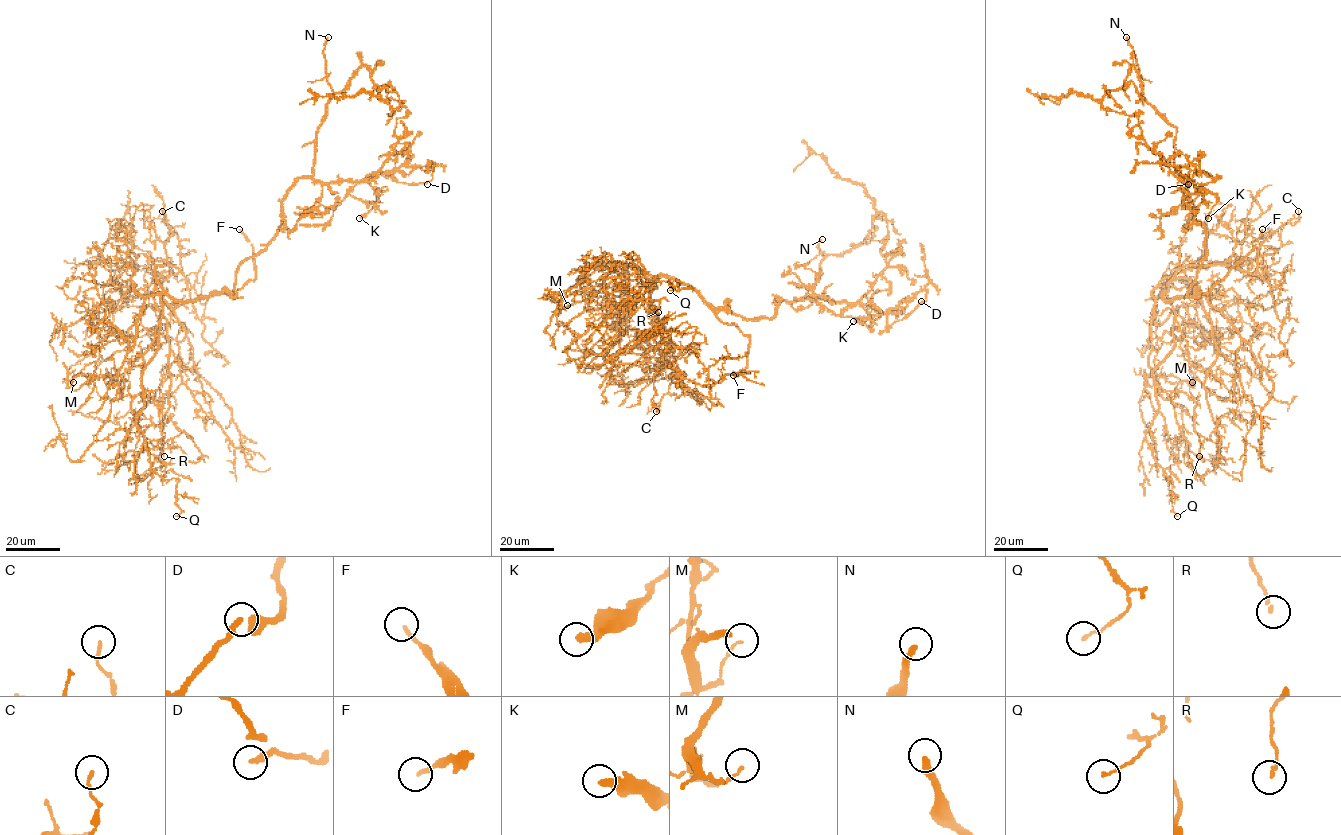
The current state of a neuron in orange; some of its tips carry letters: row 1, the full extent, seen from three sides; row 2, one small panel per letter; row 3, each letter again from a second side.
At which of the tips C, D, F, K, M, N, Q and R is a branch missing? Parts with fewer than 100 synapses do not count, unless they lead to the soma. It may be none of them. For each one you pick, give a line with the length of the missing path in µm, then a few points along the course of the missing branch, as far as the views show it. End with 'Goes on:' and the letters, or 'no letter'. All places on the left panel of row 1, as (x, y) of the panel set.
F: missing 40 µm; course (239, 229), (216, 193), (216, 187), (223, 180), (222, 163), (226, 166)
N: missing 110 µm
Goes on: F, N

